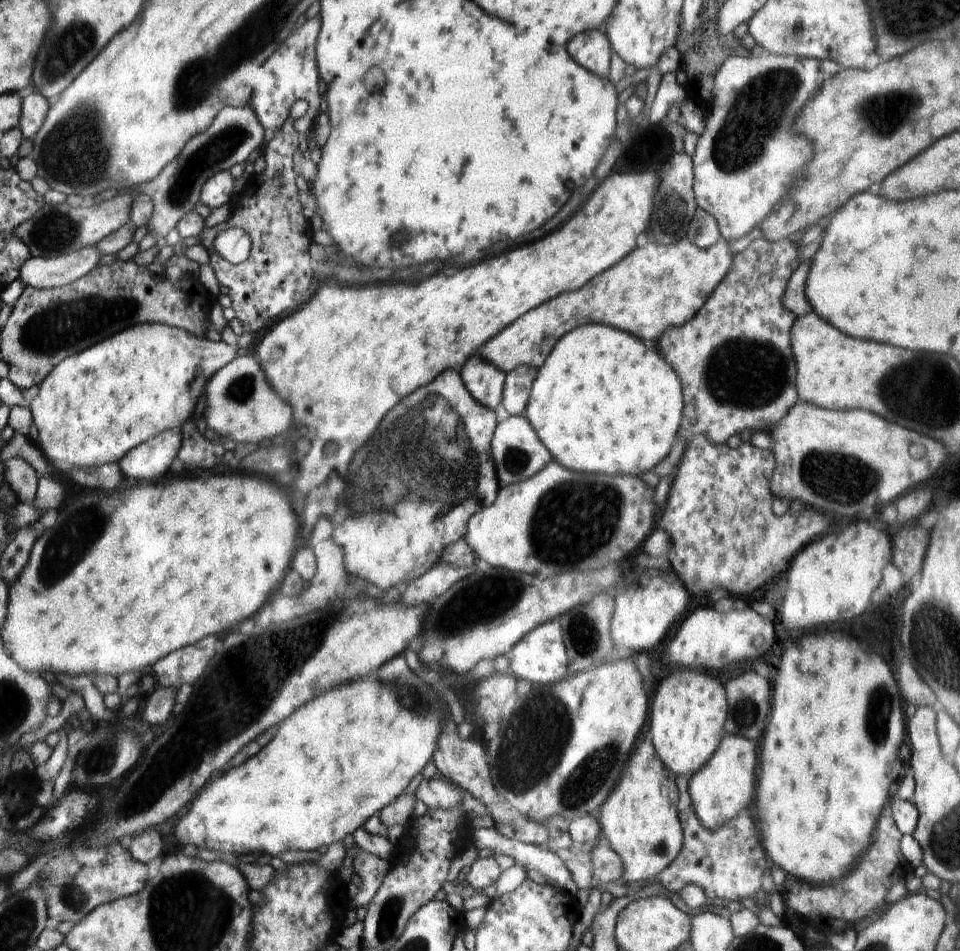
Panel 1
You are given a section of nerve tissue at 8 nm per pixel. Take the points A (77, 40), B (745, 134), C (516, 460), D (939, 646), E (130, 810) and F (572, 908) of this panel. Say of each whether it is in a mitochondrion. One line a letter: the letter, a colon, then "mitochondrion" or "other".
A: mitochondrion
B: mitochondrion
C: mitochondrion
D: mitochondrion
E: mitochondrion
F: other

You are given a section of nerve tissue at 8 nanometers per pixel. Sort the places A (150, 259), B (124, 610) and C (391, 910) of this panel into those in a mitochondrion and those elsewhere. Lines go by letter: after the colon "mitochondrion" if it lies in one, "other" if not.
A: other
B: other
C: mitochondrion

